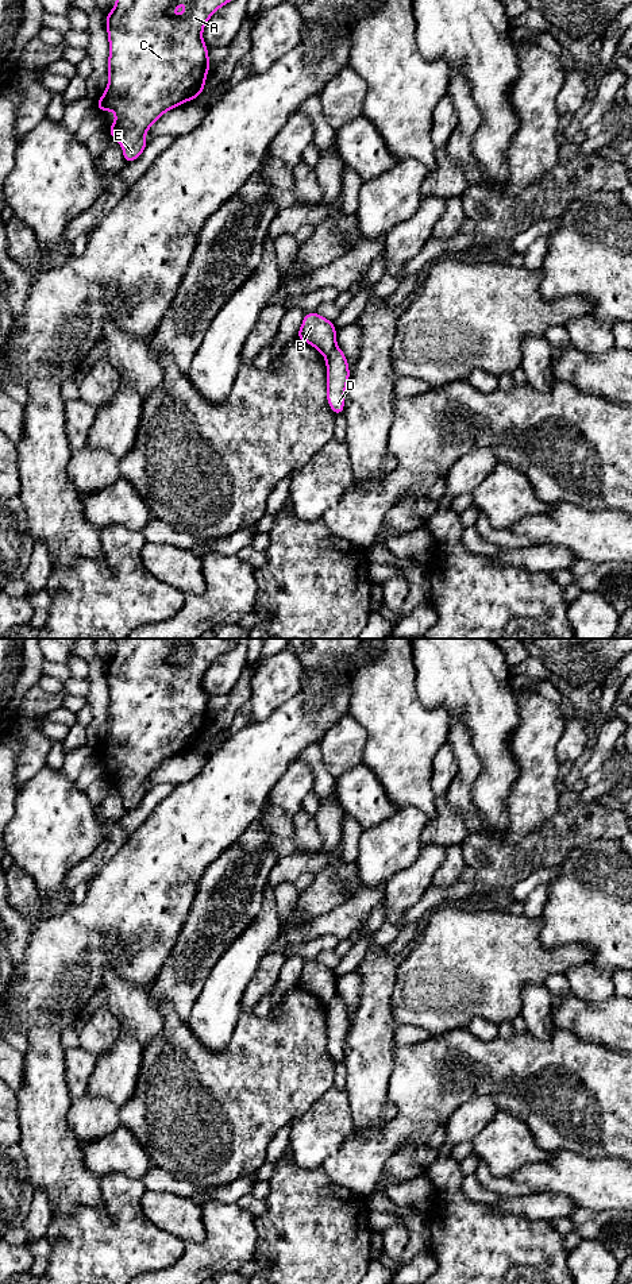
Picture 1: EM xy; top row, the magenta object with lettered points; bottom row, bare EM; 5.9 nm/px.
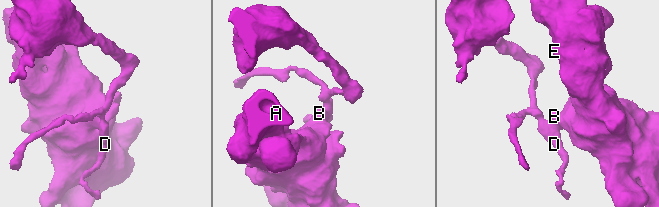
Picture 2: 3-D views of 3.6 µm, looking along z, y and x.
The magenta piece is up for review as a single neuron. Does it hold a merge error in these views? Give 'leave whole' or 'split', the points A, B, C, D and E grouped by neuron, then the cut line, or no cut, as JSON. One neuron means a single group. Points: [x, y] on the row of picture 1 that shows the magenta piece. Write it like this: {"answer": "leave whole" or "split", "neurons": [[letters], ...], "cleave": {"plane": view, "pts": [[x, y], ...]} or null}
{"answer": "split", "neurons": [["A", "B", "C", "E"], ["D"]], "cleave": {"plane": "xy", "pts": [[336, 347], [326, 357]]}}

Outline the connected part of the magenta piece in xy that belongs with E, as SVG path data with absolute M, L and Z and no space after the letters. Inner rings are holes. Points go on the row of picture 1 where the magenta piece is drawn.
M116 0L115 7L105 19L109 55L108 55L108 85L97 100L96 109L112 111L115 122L107 130L123 150L126 163L136 161L150 140L144 134L167 111L192 101L205 89L205 77L209 73L208 47L203 39L203 30L209 18L232 0ZM185 1L186 9L177 18L172 12Z

